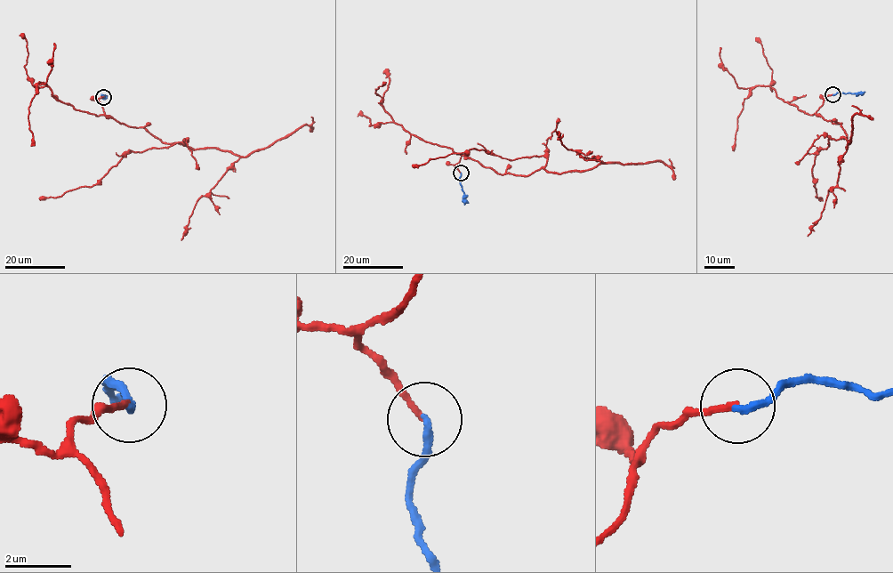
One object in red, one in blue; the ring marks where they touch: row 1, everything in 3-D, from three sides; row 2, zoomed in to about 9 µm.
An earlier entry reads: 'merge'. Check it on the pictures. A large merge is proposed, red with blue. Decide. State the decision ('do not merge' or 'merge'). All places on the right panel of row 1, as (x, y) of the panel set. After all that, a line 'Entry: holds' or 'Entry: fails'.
do not merge
Entry: fails

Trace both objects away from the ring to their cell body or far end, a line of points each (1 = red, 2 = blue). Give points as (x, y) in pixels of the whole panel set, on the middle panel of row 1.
1: (460, 173), (454, 166), (462, 155), (501, 174), (584, 171), (605, 163), (568, 149), (555, 130)
2: (460, 173), (464, 205)

